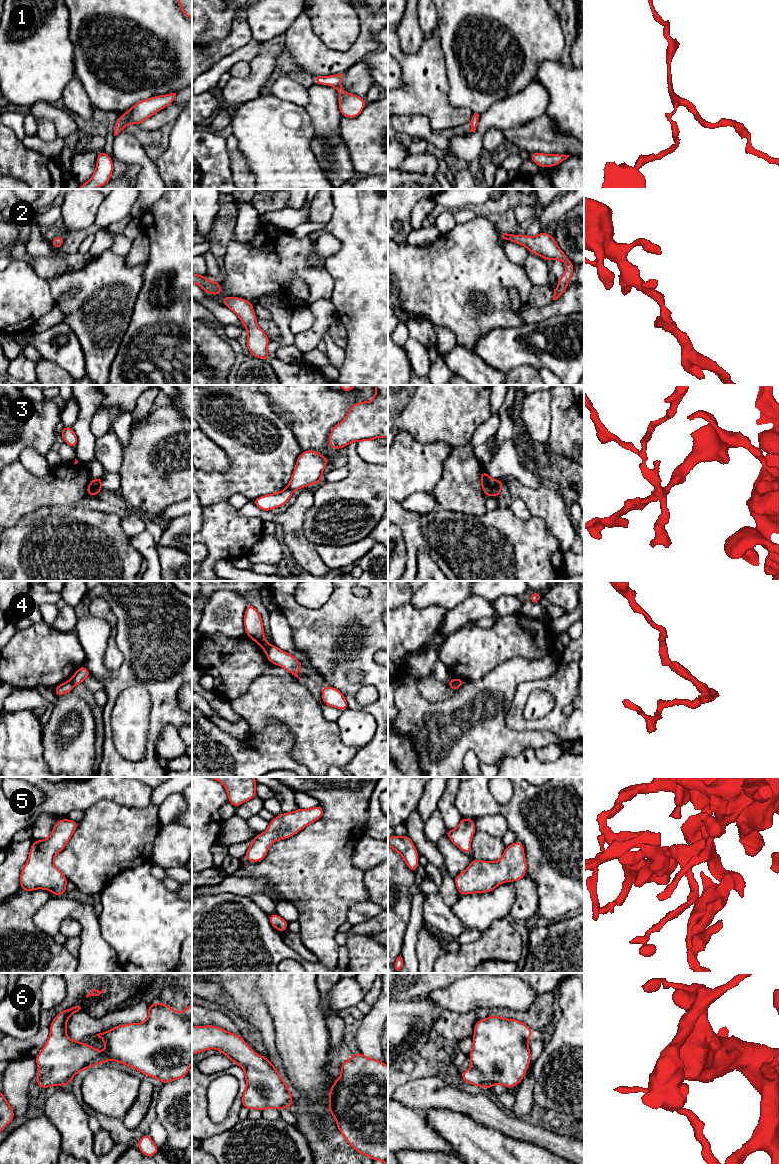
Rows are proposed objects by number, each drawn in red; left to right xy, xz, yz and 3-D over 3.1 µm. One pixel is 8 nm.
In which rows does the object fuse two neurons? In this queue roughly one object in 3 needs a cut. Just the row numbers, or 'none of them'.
3, 4

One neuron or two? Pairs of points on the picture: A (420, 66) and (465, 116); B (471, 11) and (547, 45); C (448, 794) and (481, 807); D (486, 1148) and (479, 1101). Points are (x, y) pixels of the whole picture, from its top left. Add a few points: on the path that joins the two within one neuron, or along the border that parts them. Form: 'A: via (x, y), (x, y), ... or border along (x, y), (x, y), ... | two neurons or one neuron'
A: via (425, 81), (425, 87), (450, 112) | one neuron
B: via (490, 13), (512, 29), (528, 32) | one neuron
C: border along (458, 787), (456, 807), (463, 817) | two neurons
D: border along (463, 1114), (477, 1123), (495, 1129), (505, 1135) | two neurons

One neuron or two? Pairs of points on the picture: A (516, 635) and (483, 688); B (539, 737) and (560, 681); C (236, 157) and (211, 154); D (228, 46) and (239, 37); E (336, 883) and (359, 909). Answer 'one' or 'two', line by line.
A: two
B: two
C: two
D: one
E: two

